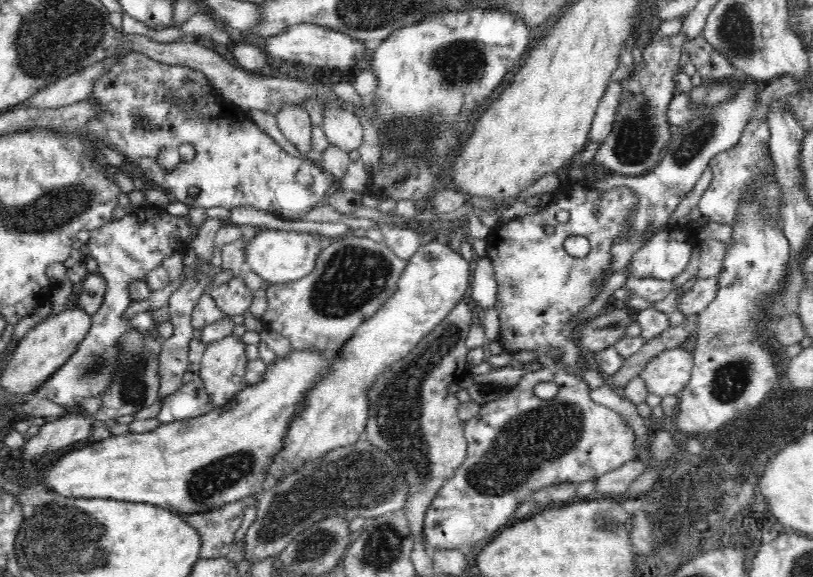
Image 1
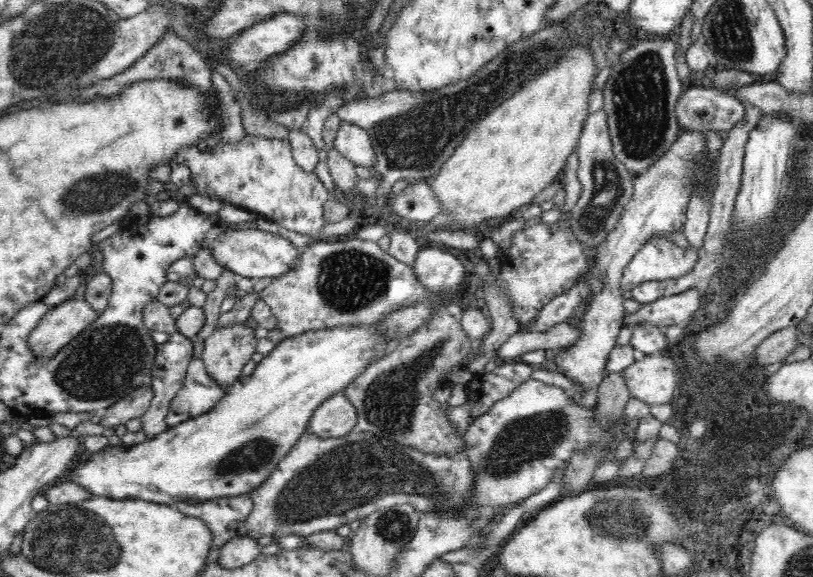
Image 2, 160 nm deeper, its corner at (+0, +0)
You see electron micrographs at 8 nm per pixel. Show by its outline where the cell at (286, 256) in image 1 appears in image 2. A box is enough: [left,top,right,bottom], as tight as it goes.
[207,226,299,278]

